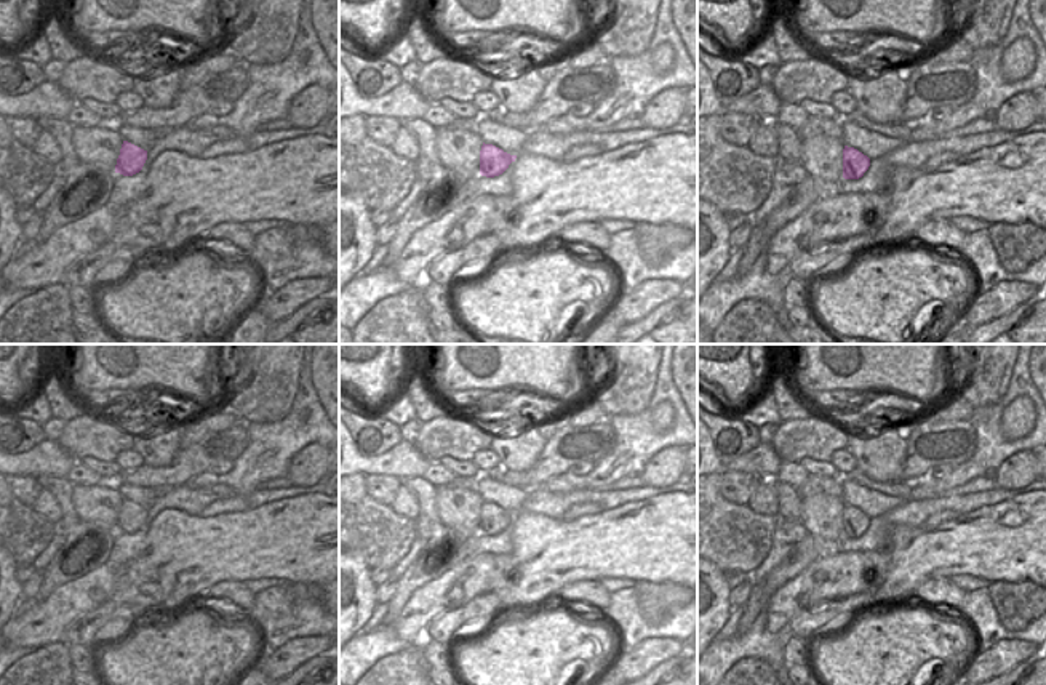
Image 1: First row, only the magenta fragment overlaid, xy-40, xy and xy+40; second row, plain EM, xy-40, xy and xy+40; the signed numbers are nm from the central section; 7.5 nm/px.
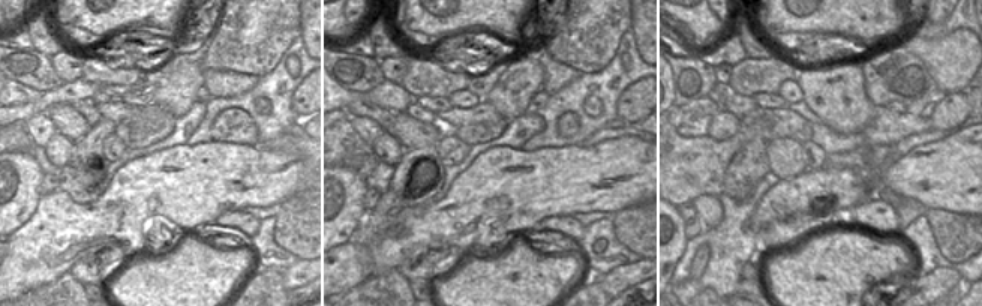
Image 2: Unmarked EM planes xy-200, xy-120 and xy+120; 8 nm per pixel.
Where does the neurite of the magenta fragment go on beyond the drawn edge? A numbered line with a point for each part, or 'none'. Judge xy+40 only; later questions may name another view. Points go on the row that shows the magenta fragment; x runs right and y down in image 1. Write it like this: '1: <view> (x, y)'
1: xy+40 (872, 144)

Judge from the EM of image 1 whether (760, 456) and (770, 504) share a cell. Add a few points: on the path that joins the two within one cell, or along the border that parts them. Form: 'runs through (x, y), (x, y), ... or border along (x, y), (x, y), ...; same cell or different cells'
border along (762, 477), (770, 479); different cells

